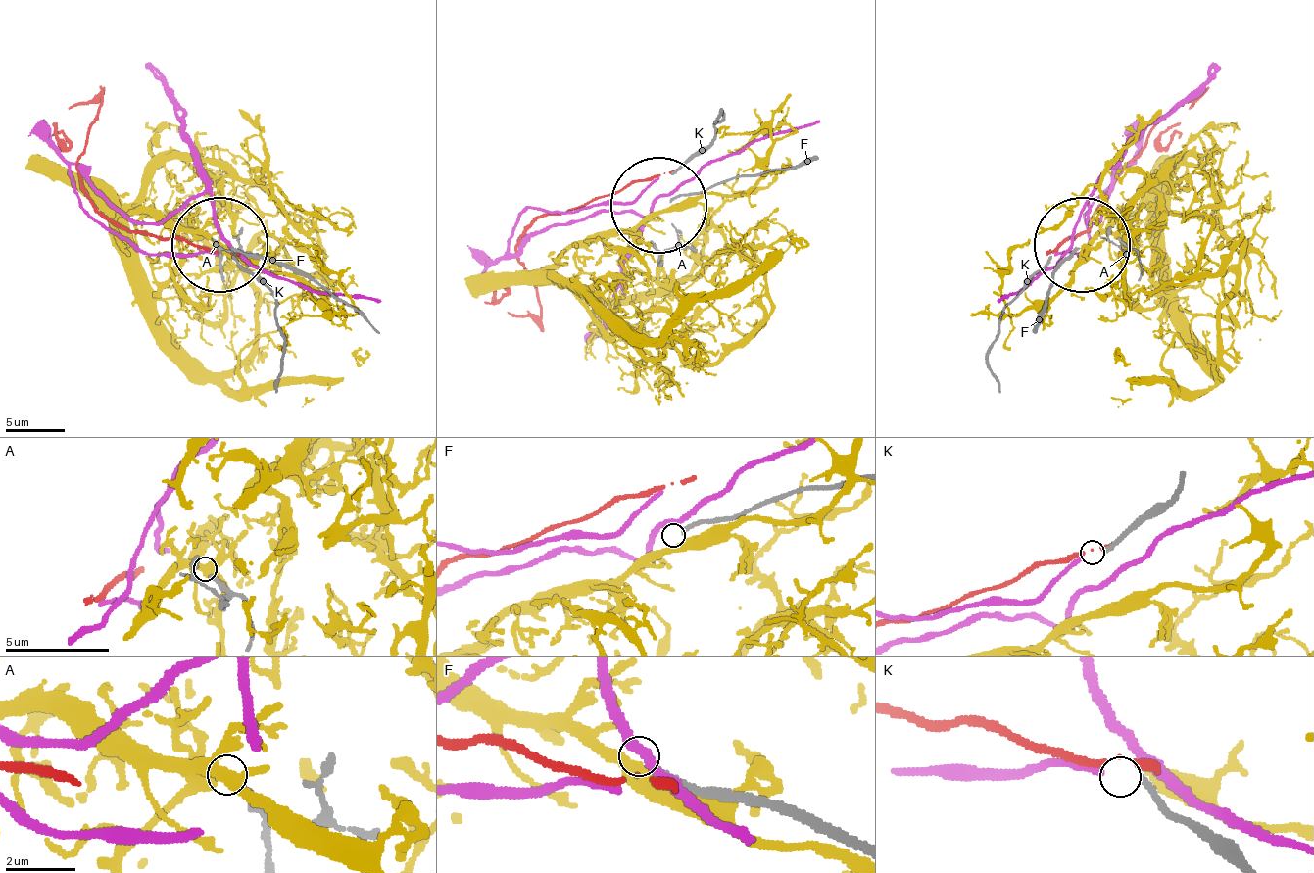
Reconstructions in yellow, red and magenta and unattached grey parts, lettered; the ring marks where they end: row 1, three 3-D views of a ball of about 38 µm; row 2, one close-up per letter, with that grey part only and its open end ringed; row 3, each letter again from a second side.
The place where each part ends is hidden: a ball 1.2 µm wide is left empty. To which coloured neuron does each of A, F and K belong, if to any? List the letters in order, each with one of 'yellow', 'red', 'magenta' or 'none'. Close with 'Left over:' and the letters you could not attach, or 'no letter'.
A: yellow
F: none
K: magenta
Left over: F

